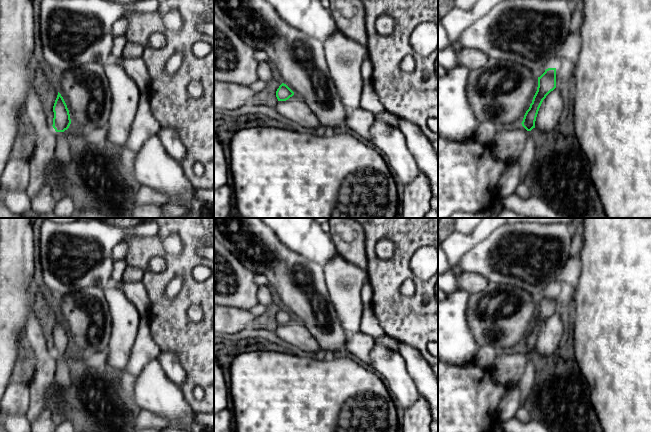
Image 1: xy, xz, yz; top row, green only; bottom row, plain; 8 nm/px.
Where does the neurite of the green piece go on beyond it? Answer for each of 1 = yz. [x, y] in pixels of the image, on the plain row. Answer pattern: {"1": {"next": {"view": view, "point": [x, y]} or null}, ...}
{"1": {"next": null}}

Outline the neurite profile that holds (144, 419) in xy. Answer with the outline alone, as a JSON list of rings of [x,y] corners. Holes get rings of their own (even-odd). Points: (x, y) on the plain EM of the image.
[[[136,410],[134,429],[155,429],[162,431],[168,426],[168,421],[146,410]]]

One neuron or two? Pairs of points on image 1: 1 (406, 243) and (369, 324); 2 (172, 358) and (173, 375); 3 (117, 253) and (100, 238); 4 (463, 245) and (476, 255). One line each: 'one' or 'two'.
1: two
2: one
3: two
4: two

